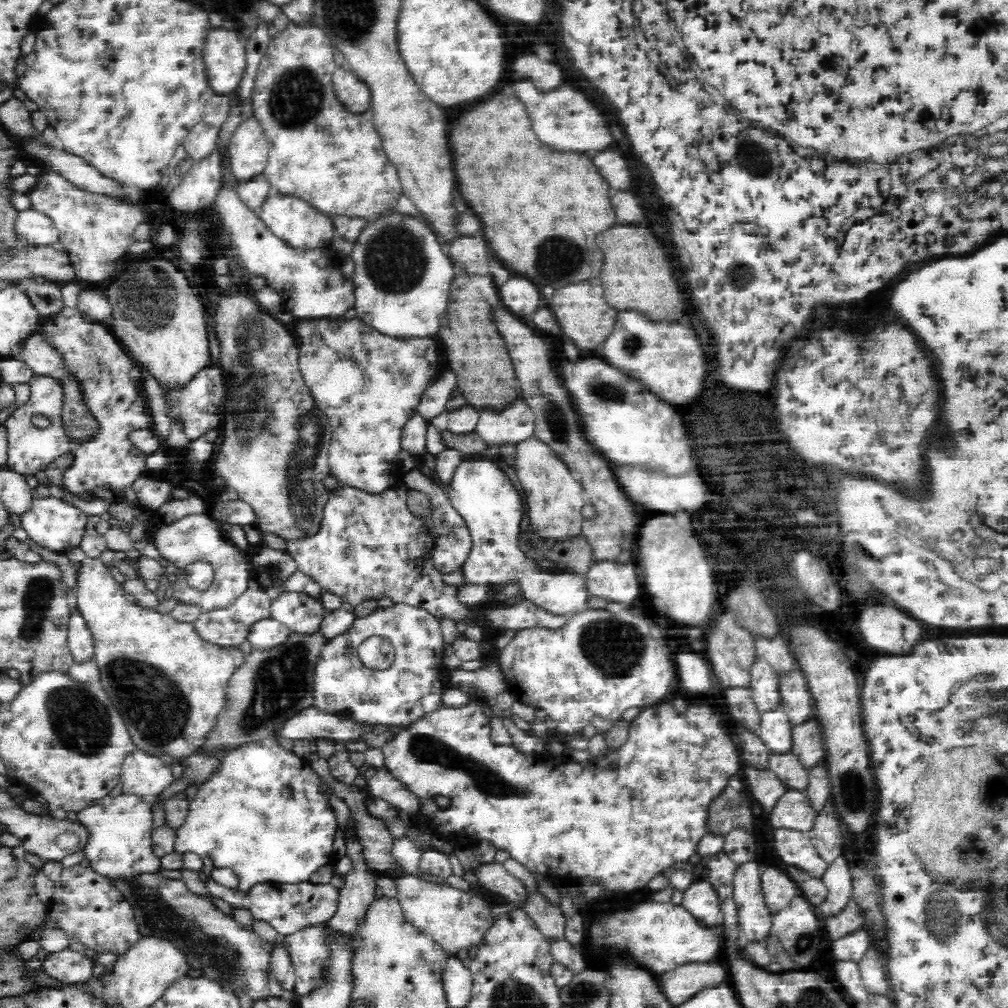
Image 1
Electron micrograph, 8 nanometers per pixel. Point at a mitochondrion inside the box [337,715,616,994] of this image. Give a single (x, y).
(423, 746)

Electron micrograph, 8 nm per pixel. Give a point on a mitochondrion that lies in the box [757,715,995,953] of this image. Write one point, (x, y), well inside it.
(939, 915)

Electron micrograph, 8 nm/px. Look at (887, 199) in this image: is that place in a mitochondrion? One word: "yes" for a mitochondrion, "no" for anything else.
no

